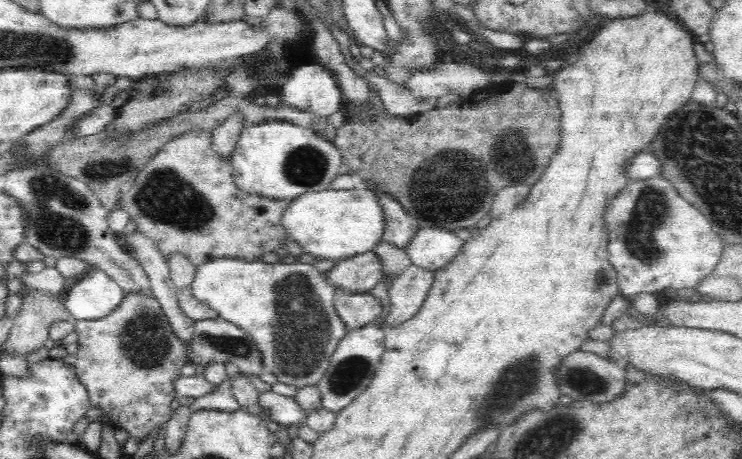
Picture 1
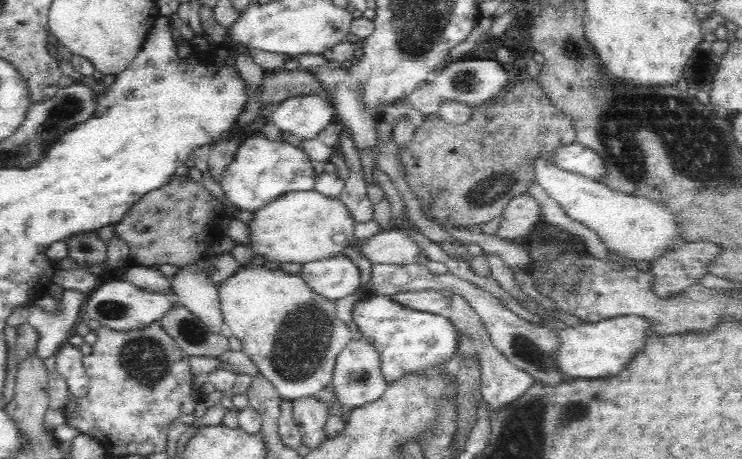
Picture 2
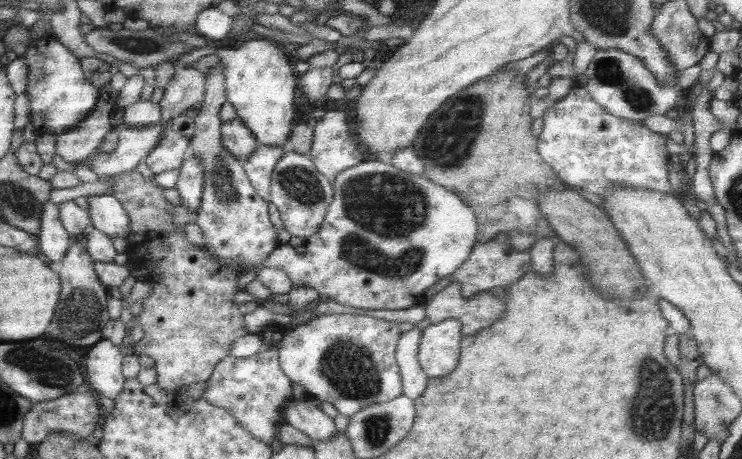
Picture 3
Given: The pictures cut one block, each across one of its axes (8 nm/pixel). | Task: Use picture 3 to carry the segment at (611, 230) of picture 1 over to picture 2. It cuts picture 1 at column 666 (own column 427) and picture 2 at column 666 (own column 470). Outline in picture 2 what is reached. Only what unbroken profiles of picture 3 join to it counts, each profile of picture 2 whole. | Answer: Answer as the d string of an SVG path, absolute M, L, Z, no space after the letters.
M530 158L530 165L534 171L535 181L546 191L546 194L554 199L565 213L572 219L581 222L590 230L593 230L603 241L604 244L615 256L623 260L654 260L656 256L662 256L664 252L672 250L674 246L682 243L678 238L678 228L674 222L674 216L670 216L668 210L664 210L660 204L646 200L646 198L632 198L620 192L612 192L612 188L598 184L594 180L585 176L572 174L558 168L552 161L544 158Z

